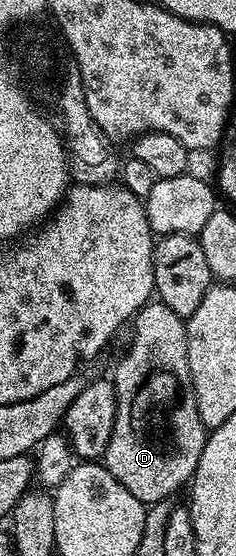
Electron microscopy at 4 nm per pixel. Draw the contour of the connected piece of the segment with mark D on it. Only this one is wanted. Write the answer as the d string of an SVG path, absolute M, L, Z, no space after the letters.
M150 301L133 316L133 336L125 356L113 367L111 382L117 394L117 416L111 429L111 441L103 456L103 465L140 503L158 503L160 499L176 496L181 486L192 480L203 453L207 428L199 417L199 405L195 405L195 389L191 381L191 365L187 361L186 320L181 319L167 305Z

